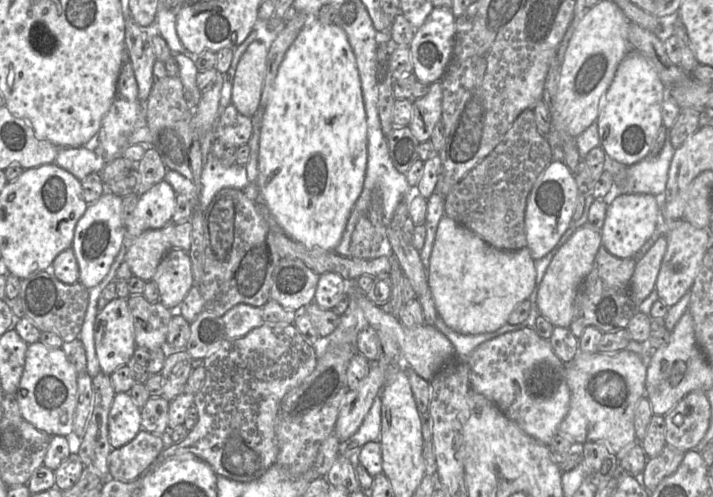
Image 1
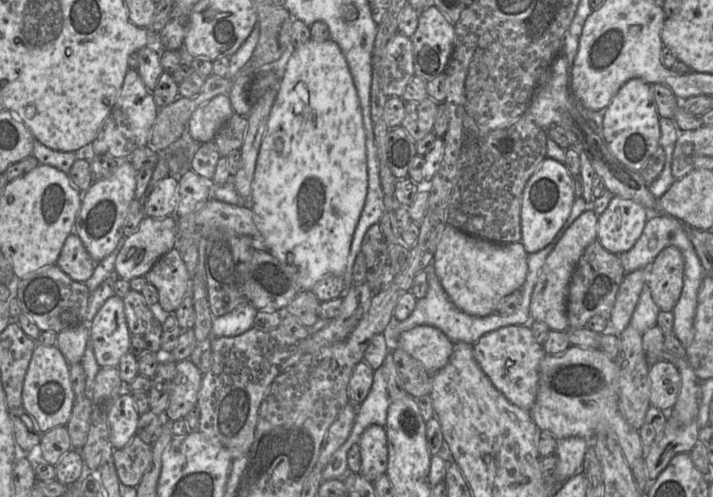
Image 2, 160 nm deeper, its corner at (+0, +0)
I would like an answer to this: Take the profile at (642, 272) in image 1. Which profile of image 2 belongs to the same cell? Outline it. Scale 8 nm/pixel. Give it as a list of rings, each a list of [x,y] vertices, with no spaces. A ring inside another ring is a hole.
[[[637,269],[625,274],[609,318],[609,327],[604,333],[620,336],[630,324],[634,309],[639,300],[643,287],[646,284],[646,269]]]

